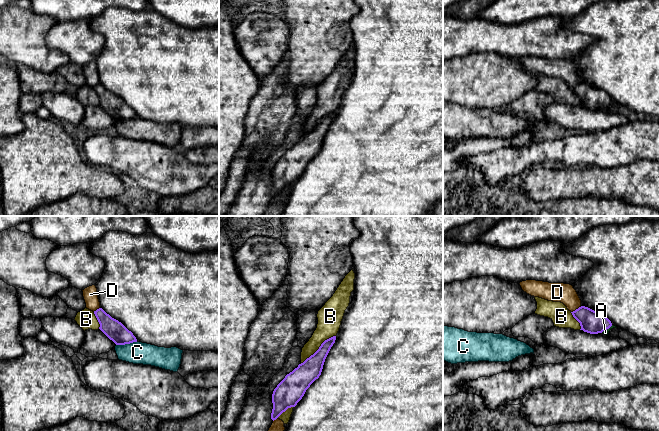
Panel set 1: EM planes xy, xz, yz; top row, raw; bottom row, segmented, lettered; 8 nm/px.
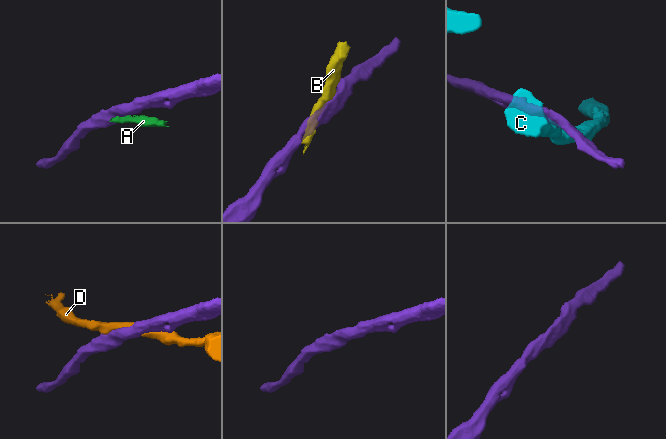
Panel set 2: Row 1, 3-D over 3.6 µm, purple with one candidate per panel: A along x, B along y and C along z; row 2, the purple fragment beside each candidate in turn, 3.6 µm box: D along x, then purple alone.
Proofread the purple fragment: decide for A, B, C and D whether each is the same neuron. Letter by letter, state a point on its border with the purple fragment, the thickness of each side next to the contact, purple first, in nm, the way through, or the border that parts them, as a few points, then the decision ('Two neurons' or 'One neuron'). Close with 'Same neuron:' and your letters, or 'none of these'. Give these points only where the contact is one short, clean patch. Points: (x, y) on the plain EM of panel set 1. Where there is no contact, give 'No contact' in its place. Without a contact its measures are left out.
A: Touches purple at yz (606, 105). Thickness 190 nm (purple) against 40 nm. Boundary: yz (612, 101), (601, 108). Two neurons
B: Touches purple at xz (319, 124). Thickness 180 nm (purple) against 190 nm. Two neurons
C: Touches purple at xy (126, 119). Thickness 160 nm (purple) against 180 nm. Two neurons
D: Touches purple at yz (576, 85). Thickness 190 nm (purple) against 160 nm. Two neurons
Same neuron: none of these

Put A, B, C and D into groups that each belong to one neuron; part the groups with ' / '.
A B / C / D

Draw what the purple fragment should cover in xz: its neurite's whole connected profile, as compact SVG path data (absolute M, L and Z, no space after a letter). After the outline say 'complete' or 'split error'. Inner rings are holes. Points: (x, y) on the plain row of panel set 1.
M336 112L325 116L313 131L299 140L277 161L272 170L271 195L273 197L288 184L295 183L310 161L319 154L335 116Z; complete

